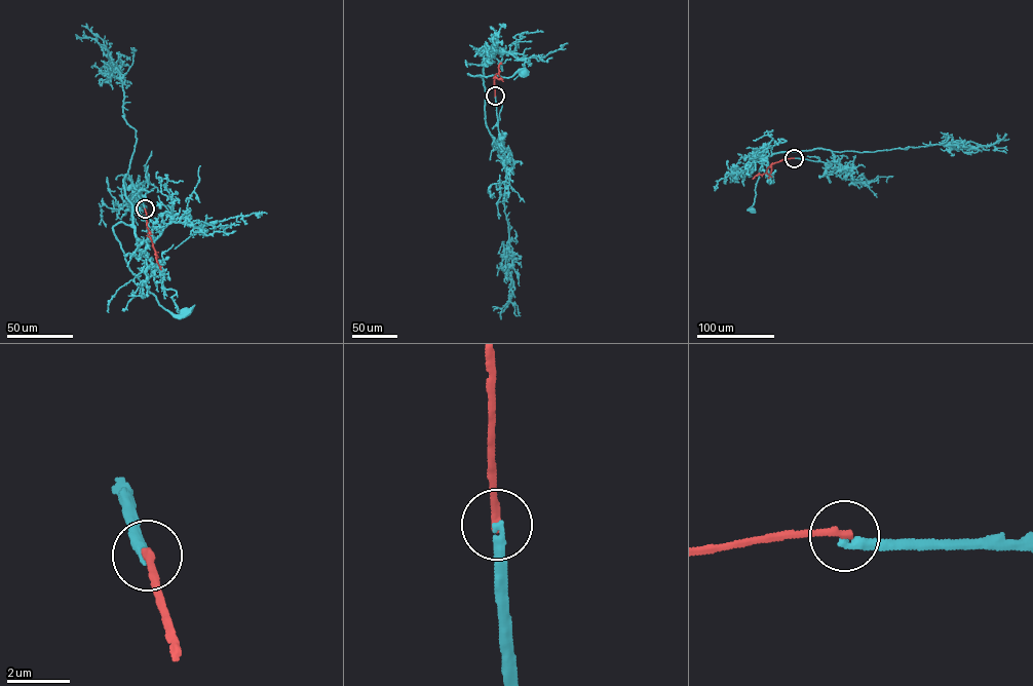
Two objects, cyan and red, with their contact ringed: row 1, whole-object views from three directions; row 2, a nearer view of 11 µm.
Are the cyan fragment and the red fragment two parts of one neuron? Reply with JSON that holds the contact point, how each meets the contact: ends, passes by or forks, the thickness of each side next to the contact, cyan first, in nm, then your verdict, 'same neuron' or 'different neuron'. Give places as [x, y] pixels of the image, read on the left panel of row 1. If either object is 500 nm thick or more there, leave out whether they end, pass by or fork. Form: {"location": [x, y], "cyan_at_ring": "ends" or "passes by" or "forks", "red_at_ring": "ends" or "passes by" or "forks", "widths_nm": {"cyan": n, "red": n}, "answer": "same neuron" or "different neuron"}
{"location": [145, 208], "cyan_at_ring": "ends", "red_at_ring": "ends", "widths_nm": {"cyan": 240, "red": 280}, "answer": "different neuron"}

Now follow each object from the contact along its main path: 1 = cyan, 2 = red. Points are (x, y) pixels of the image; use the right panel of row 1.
1: (794, 158), (826, 162), (834, 157), (831, 150), (821, 148), (772, 154), (767, 148), (752, 211)
2: (794, 158), (772, 163), (766, 173), (753, 179)

